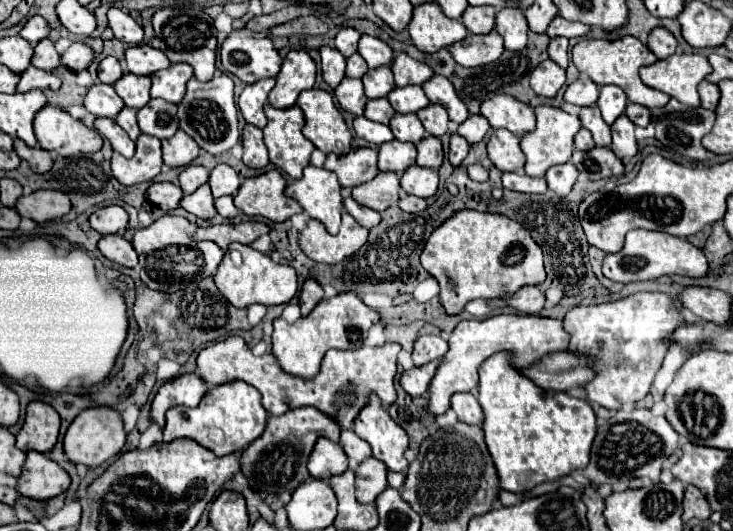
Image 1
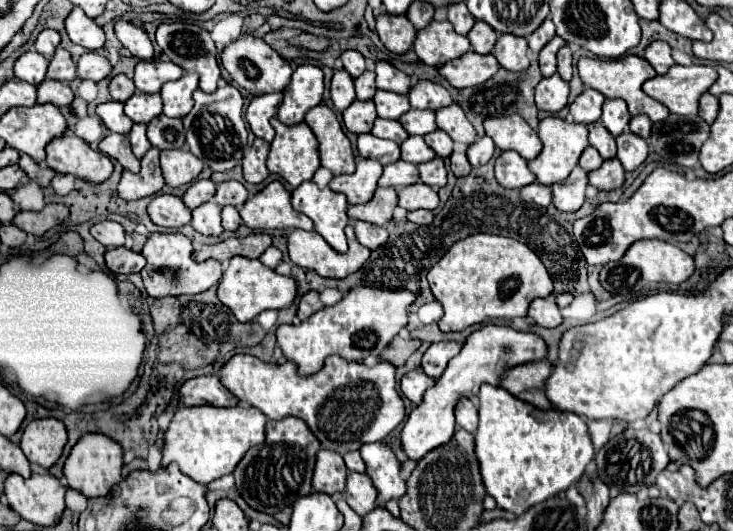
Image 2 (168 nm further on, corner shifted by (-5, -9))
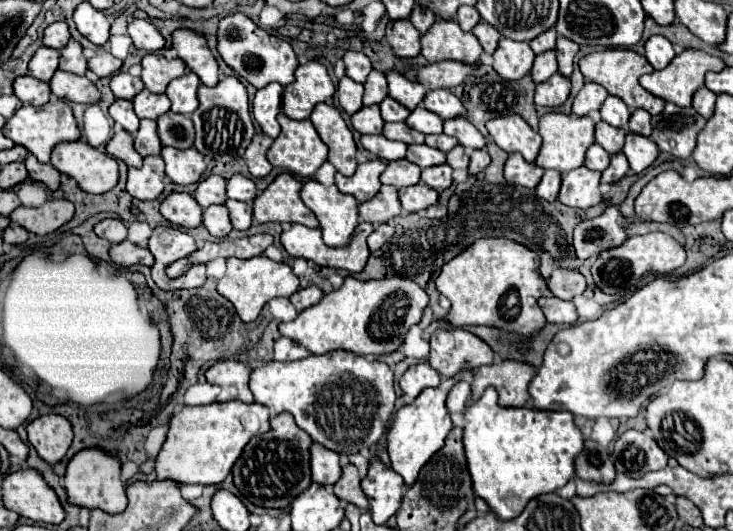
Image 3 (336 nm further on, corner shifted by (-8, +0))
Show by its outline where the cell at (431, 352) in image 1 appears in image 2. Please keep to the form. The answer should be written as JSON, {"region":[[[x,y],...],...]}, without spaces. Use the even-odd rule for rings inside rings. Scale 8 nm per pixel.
{"region":[[[437,342],[437,344],[431,344],[427,348],[427,352],[423,354],[423,360],[421,360],[421,370],[431,376],[431,378],[439,378],[447,366],[447,362],[459,354],[461,350],[461,344],[459,342]]]}

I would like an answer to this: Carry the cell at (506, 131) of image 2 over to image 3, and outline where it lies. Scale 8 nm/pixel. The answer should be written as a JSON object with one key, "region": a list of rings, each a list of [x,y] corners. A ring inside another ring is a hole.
{"region":[[[496,117],[486,123],[486,129],[492,135],[494,143],[506,153],[520,153],[528,163],[536,161],[542,137],[538,137],[538,133],[530,129],[530,125],[522,117]]]}

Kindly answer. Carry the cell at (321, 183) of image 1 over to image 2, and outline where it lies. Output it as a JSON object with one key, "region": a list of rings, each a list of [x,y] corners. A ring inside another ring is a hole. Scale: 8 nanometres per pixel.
{"region":[[[307,180],[293,190],[293,208],[307,214],[313,220],[315,230],[337,252],[347,252],[347,238],[343,230],[349,222],[349,204],[345,194],[333,192],[331,188],[319,188],[313,180]]]}

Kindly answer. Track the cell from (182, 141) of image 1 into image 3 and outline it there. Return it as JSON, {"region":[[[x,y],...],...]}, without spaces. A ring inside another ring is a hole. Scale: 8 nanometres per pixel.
{"region":[[[174,147],[162,149],[162,159],[166,161],[166,175],[176,185],[192,185],[198,183],[206,171],[204,155],[194,147],[178,151]]]}

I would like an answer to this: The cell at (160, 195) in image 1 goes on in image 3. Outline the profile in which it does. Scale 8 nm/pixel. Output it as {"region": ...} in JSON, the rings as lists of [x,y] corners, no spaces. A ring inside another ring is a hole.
{"region":[[[172,193],[172,195],[168,195],[160,205],[160,213],[172,225],[186,227],[186,229],[198,227],[202,223],[202,207],[188,193]]]}

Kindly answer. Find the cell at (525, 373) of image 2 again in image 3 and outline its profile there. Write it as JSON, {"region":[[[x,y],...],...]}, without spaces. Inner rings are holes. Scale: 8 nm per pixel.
{"region":[[[498,361],[496,365],[478,367],[472,381],[472,401],[482,397],[484,389],[494,387],[502,407],[526,407],[530,405],[528,385],[534,375],[534,367],[520,361]]]}

